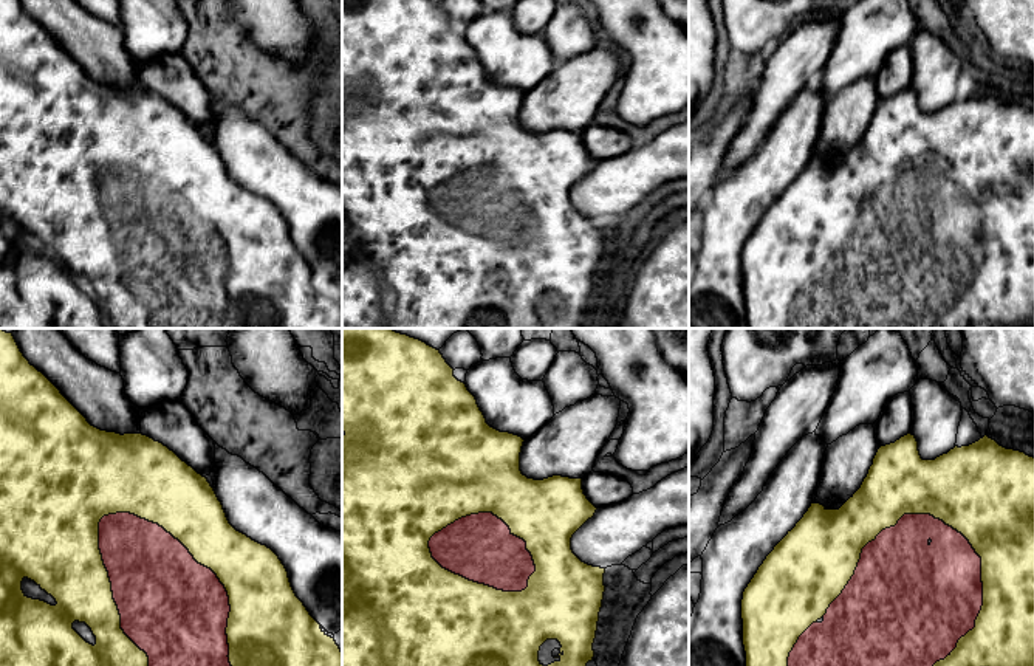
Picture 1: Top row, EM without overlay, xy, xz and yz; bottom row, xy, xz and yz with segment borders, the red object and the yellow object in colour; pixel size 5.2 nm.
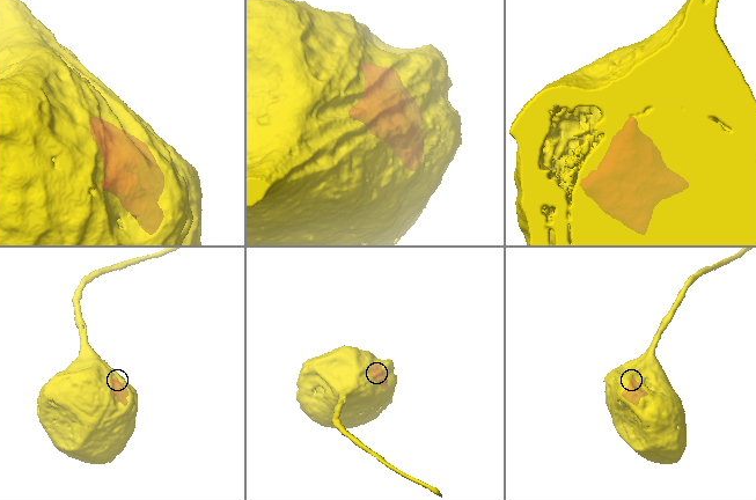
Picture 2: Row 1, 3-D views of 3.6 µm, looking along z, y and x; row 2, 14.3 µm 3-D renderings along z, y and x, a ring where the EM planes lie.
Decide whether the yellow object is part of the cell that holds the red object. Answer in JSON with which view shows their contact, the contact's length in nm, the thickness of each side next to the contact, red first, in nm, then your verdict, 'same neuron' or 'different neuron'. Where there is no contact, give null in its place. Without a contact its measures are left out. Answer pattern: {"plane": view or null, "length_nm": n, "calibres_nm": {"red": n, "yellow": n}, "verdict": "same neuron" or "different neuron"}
{"plane": "xy", "length_nm": 1000, "calibres_nm": {"red": 500, "yellow": 300}, "verdict": "same neuron"}

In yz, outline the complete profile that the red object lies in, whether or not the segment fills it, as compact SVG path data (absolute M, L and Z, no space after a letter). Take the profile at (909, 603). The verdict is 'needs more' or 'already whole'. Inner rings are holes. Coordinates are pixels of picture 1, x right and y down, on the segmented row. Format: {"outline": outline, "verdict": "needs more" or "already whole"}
{"outline": "M912 434L881 446L861 488L839 510L827 510L820 503L811 503L796 527L766 556L743 592L741 620L746 666L1034 666L1034 457L1006 449L988 435L969 446L955 446L935 460L921 458L918 441Z", "verdict": "needs more"}

